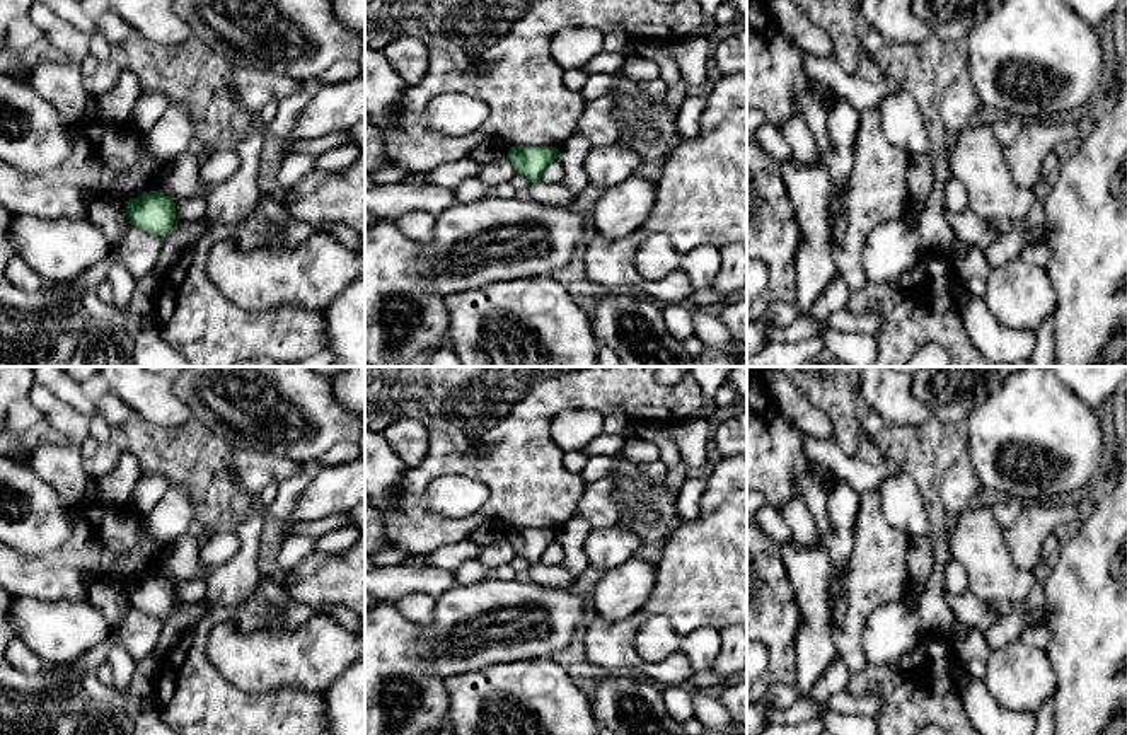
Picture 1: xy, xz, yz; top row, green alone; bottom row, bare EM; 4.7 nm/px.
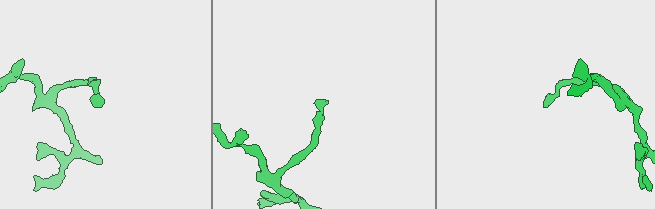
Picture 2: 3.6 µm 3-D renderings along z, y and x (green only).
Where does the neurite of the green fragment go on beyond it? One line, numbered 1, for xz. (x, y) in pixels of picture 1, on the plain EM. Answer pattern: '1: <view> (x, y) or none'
1: none

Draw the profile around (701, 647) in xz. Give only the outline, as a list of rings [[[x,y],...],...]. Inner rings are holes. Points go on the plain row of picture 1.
[[[709,626],[699,628],[682,638],[682,653],[689,658],[692,672],[713,670],[721,651],[721,636]]]

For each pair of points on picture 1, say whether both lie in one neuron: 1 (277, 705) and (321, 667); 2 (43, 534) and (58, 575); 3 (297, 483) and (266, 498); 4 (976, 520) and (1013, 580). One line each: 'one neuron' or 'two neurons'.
1: two neurons
2: two neurons
3: two neurons
4: one neuron

